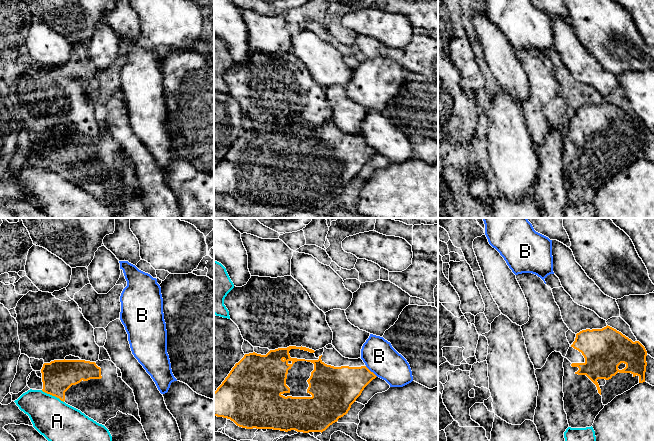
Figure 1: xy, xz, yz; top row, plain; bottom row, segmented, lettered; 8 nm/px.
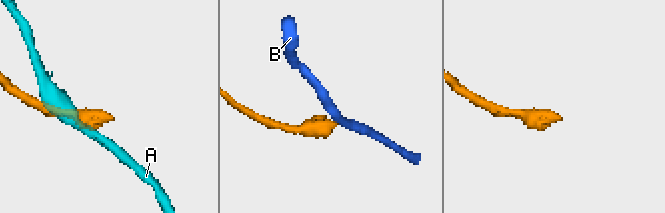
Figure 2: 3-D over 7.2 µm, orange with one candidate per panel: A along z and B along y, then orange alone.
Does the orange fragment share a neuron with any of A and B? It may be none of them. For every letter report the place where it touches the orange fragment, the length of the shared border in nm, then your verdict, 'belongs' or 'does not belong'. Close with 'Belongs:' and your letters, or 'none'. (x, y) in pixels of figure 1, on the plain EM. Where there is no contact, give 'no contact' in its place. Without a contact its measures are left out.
A: xy (52, 171) | 200 nm | does not belong
B: xz (370, 147) | 130 nm | does not belong
Belongs: none

